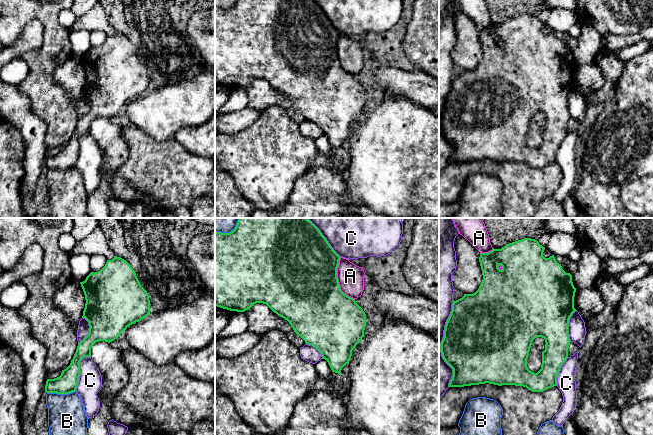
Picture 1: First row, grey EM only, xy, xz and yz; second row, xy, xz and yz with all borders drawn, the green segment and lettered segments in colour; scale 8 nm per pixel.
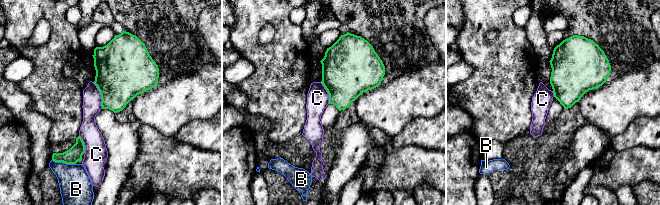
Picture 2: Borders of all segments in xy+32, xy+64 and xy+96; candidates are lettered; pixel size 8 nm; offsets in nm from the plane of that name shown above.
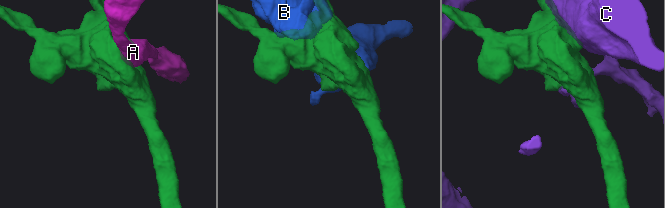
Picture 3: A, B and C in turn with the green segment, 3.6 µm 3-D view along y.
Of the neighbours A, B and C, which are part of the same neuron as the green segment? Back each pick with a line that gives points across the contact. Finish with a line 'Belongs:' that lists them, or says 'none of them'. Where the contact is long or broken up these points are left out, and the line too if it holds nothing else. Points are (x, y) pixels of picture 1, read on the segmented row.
Belongs: none of them

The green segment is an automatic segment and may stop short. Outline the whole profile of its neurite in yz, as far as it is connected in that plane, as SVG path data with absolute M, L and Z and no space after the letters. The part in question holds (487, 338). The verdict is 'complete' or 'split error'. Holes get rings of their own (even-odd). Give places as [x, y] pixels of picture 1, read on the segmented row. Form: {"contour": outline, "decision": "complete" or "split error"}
{"contour": "M524 238L509 244L506 244L501 249L494 249L488 253L480 253L479 262L482 270L483 280L478 290L473 294L464 294L464 296L456 301L453 301L451 314L446 322L444 337L441 342L441 353L445 362L453 369L453 376L450 380L449 387L464 387L479 384L494 384L523 386L532 392L543 392L551 387L557 386L557 376L560 368L568 357L568 347L570 339L568 334L569 319L576 311L574 308L574 297L576 288L572 282L572 275L566 273L561 264L559 264L554 255L549 258L543 256L545 247L539 244L535 239ZM542 337L545 339L545 350L542 352L541 369L534 373L527 367L527 359L532 342L535 338Z", "decision": "complete"}

